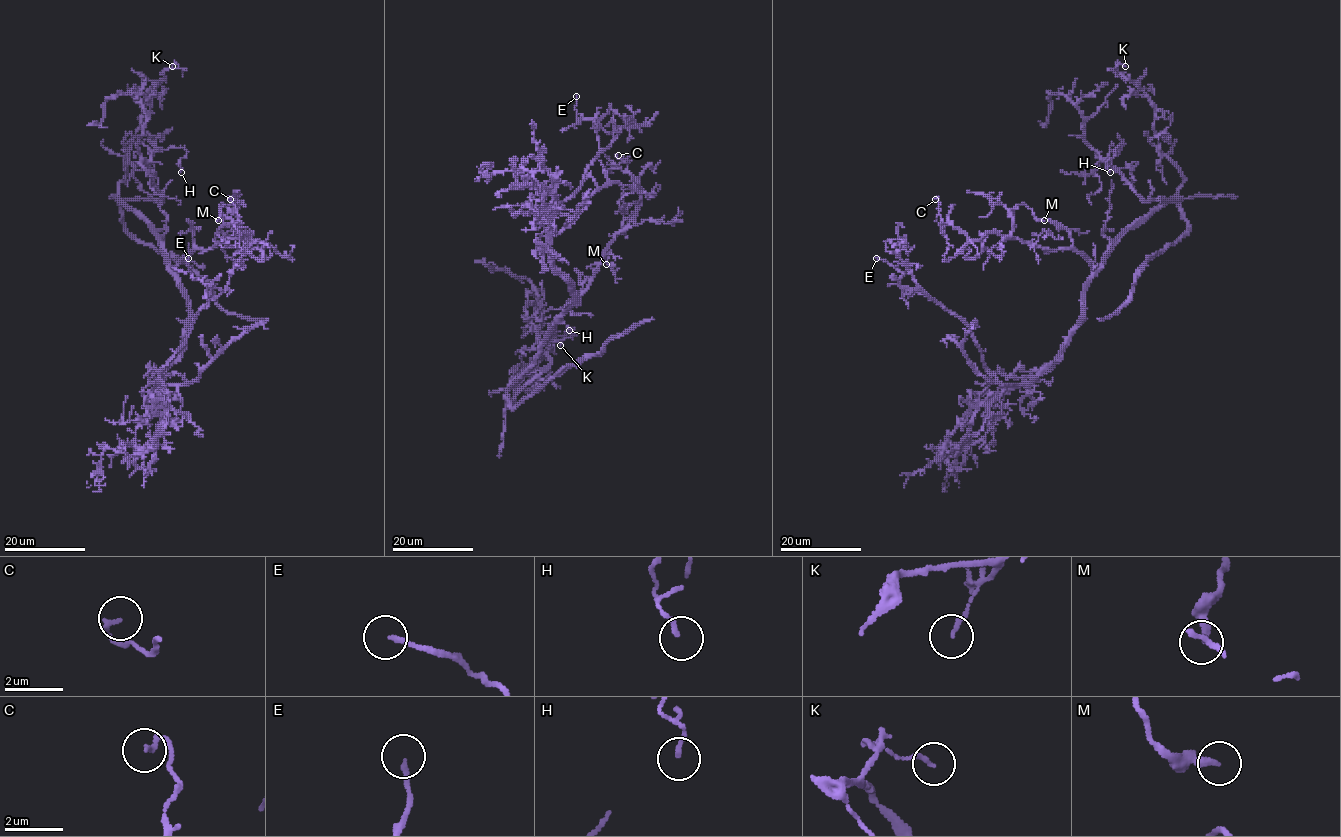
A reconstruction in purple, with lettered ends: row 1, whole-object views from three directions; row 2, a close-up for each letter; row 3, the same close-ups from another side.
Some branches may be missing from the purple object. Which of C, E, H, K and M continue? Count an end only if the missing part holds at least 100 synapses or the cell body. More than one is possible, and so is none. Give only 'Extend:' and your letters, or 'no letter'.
Extend: no letter

